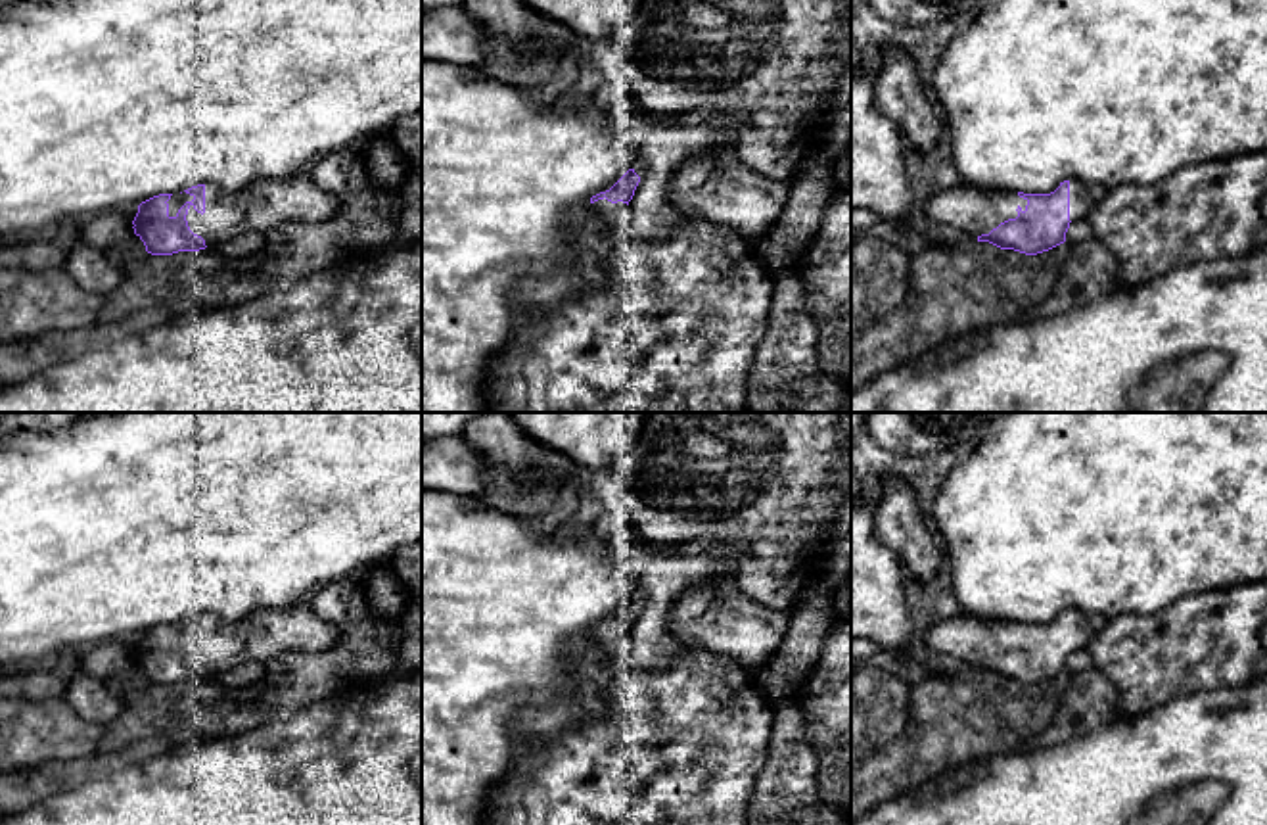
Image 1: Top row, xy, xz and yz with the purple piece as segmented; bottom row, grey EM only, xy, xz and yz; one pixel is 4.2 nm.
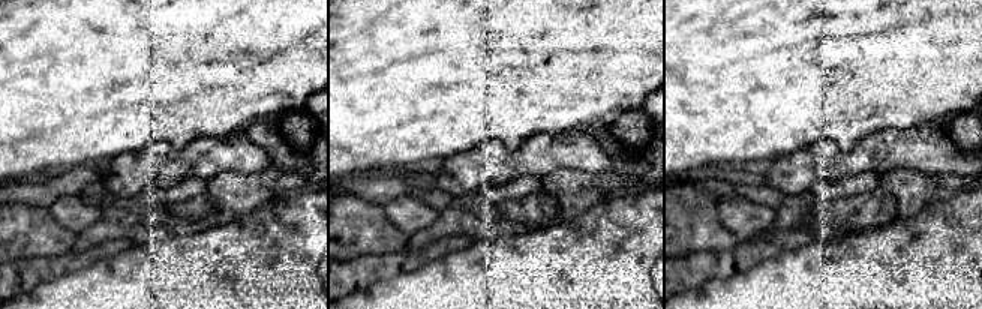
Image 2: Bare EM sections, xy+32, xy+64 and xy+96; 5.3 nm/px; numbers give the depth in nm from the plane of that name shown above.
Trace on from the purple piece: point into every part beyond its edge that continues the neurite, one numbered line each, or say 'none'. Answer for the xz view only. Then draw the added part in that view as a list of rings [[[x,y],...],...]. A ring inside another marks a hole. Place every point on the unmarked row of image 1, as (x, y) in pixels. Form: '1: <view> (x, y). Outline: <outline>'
1: xz (610, 643). Outline: [[[606,627],[592,633],[592,639],[600,645],[604,654],[615,654],[623,648],[627,633],[611,633]]]

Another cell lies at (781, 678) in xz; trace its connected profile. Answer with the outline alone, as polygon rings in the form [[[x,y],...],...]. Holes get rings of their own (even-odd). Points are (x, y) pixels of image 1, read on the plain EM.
[[[797,620],[782,647],[769,664],[755,670],[759,689],[772,704],[797,700],[813,670],[813,654],[807,650],[807,622]]]

